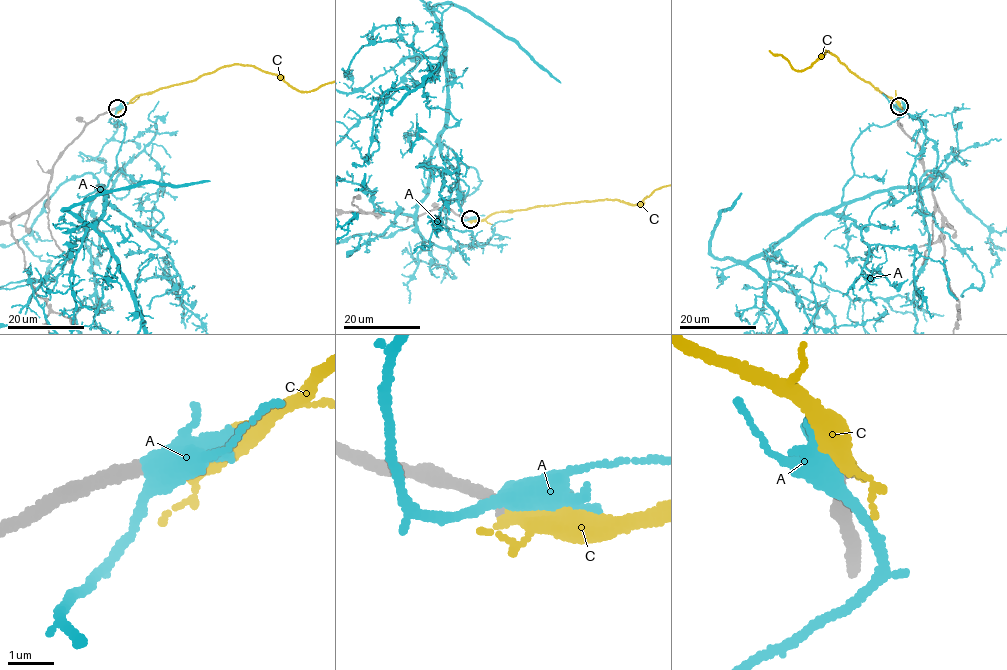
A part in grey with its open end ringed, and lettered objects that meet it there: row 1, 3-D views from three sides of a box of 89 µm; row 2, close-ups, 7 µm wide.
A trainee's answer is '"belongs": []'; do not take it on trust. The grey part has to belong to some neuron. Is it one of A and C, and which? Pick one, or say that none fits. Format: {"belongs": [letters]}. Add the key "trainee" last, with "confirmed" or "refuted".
{"belongs": ["C"], "trainee": "refuted"}

